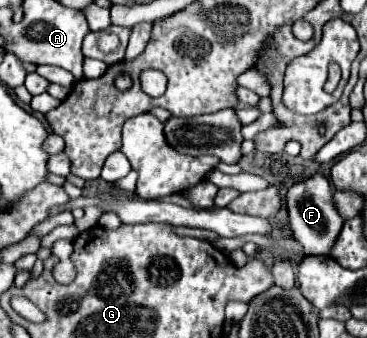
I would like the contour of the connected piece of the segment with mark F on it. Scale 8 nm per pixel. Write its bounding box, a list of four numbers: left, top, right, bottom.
[286,173,344,255]

